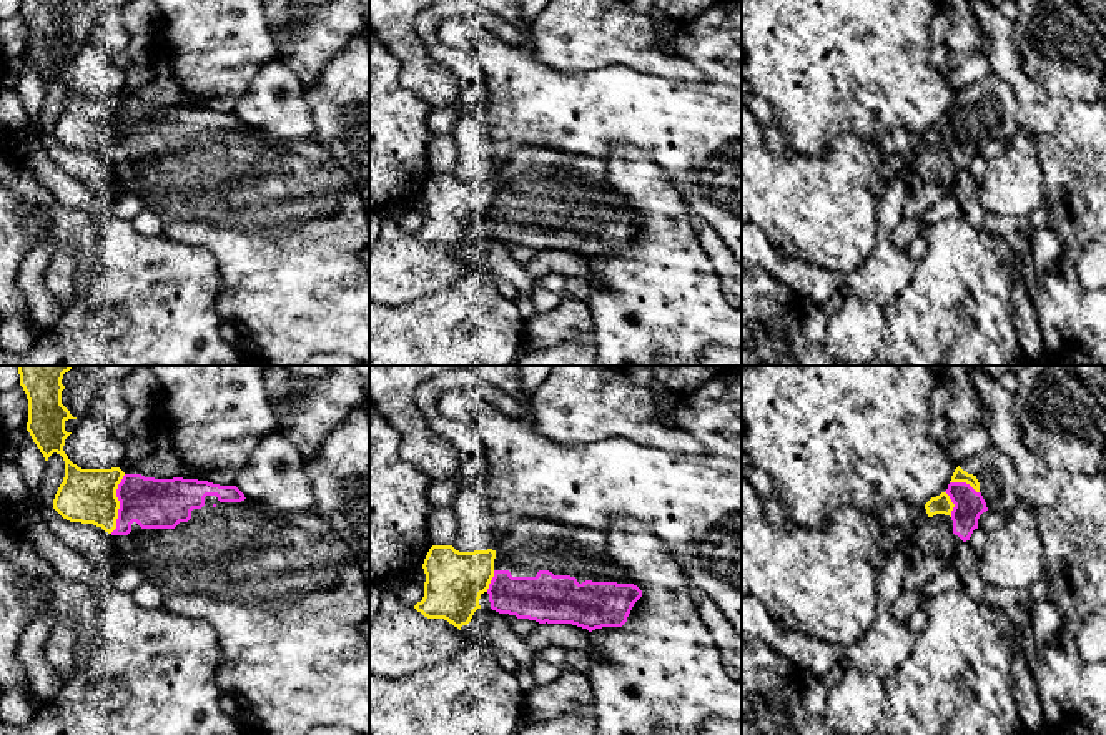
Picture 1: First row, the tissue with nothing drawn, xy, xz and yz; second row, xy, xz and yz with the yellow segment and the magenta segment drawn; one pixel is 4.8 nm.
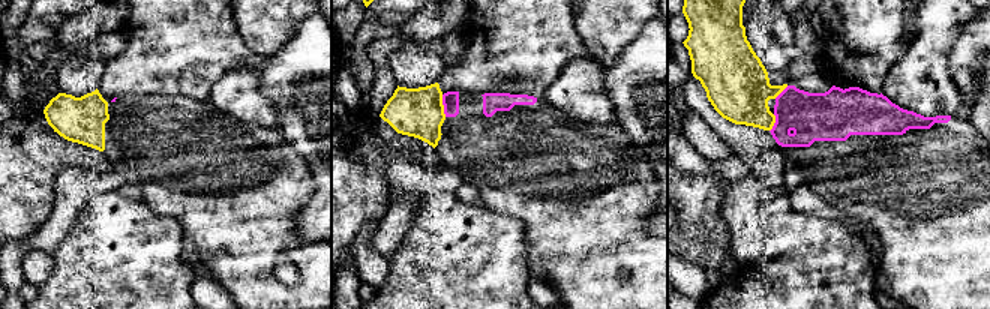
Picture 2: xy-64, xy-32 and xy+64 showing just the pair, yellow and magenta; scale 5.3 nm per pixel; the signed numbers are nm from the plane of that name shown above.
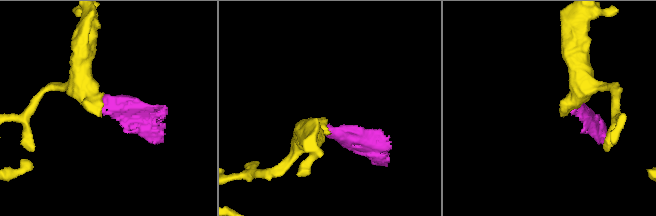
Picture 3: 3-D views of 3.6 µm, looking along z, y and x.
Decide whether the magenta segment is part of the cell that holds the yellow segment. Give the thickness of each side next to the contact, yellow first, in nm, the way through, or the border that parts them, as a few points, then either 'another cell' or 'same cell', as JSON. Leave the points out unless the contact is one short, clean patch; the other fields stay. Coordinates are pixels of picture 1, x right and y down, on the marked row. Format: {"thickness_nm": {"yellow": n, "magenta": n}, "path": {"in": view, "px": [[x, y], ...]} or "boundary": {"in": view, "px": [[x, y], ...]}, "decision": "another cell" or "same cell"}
{"thickness_nm": {"yellow": 260, "magenta": 240}, "decision": "same cell"}

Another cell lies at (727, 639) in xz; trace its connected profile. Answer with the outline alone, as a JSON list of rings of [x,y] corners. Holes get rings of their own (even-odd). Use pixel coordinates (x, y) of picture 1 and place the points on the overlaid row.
[[[692,589],[692,599],[702,622],[709,627],[715,645],[720,649],[727,673],[742,682],[742,635],[707,594]]]

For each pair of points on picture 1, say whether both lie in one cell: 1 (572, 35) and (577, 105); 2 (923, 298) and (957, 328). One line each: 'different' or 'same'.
1: different
2: same

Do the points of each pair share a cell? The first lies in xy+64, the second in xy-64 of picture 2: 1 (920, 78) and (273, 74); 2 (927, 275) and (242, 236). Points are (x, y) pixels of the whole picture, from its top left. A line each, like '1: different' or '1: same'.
1: different
2: same

